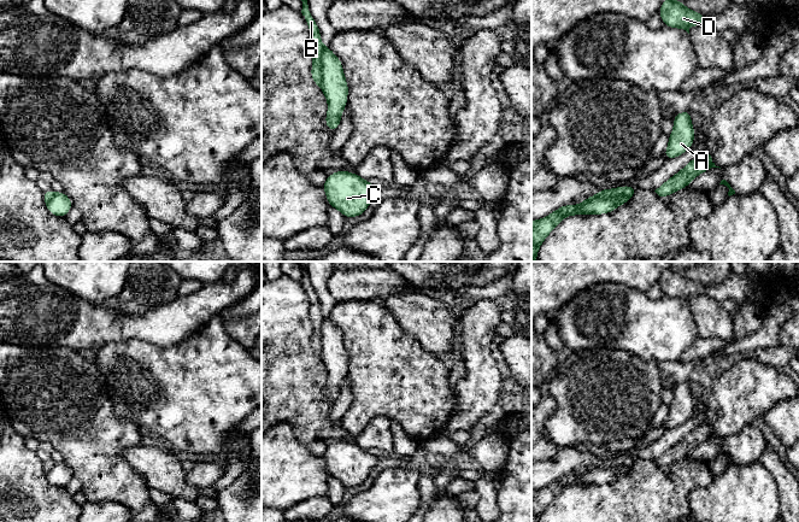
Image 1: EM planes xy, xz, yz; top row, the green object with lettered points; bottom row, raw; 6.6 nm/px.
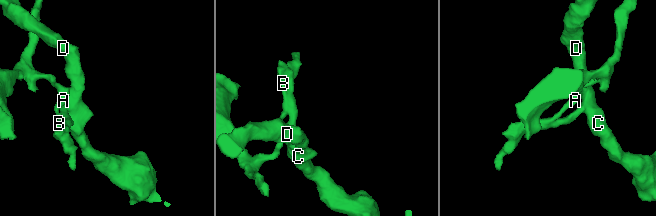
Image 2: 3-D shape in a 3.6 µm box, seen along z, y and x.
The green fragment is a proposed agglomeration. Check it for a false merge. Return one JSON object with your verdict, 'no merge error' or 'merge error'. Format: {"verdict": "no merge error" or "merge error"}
{"verdict": "merge error"}

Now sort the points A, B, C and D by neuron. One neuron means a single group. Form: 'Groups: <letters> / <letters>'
Groups: A B / C D

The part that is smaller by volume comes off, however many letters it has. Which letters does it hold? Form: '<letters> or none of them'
A, B

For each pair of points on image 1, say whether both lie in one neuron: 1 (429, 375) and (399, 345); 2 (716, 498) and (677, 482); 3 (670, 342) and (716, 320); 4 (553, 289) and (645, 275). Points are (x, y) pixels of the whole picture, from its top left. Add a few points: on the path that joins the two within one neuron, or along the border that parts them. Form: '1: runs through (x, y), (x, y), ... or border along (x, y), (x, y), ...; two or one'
1: runs through (422, 368), (406, 352); one
2: border along (714, 477), (691, 492), (689, 509); two
3: border along (688, 304), (700, 335); two
4: runs through (576, 274), (622, 274); one

